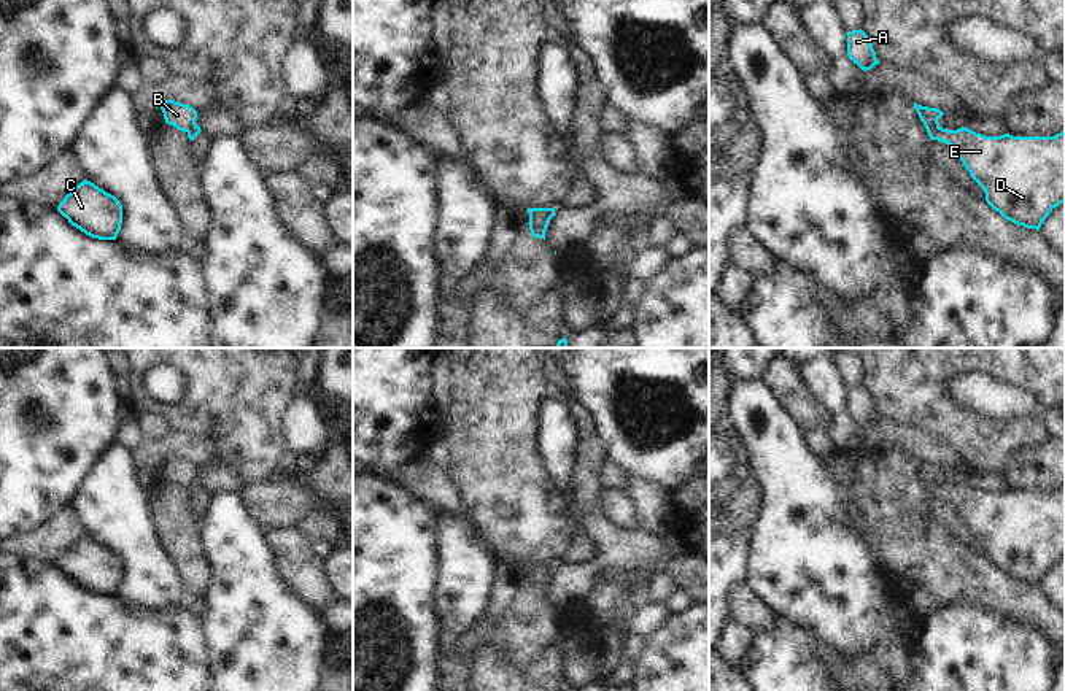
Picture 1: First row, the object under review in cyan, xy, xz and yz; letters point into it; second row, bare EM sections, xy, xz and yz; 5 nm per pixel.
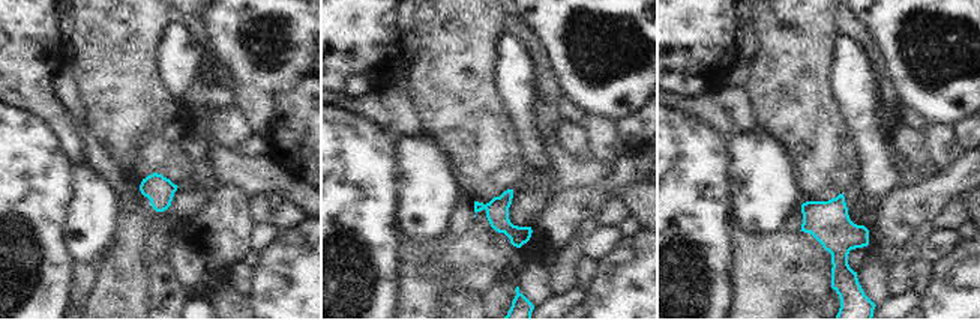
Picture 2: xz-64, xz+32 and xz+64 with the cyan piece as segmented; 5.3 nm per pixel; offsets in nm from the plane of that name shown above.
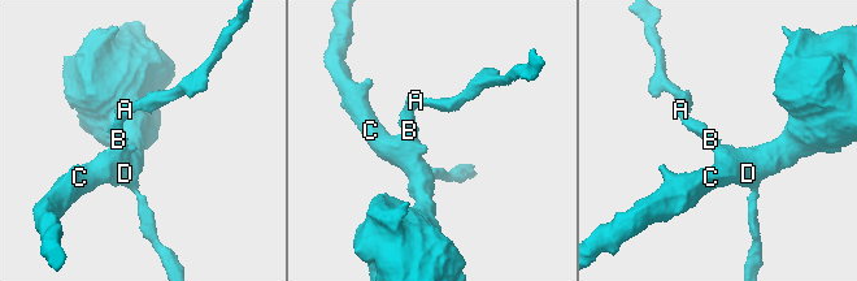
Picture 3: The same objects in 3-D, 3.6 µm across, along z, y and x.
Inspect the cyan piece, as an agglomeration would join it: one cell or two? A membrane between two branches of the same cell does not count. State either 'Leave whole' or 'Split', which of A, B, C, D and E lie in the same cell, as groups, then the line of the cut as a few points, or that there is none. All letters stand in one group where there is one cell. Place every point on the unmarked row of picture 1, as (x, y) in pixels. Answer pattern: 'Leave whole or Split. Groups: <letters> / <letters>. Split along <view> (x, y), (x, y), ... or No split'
Split. Groups: A B / C D E. Split along yz (938, 482), (925, 483).

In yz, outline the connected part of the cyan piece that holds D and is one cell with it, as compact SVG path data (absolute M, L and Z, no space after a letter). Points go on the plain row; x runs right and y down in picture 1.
M927 481L930 496L952 502L986 548L986 558L1005 575L1040 586L1049 569L1065 558L1065 486L1054 492L986 492L966 483L949 486Z

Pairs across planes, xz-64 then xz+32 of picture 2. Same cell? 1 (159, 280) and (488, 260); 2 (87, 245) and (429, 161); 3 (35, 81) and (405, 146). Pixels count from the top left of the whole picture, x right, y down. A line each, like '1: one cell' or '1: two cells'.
1: two cells
2: one cell
3: two cells

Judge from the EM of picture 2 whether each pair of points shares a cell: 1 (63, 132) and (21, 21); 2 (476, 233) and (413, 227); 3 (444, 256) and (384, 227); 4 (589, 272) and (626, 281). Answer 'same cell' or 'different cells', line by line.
1: same cell
2: different cells
3: different cells
4: different cells

